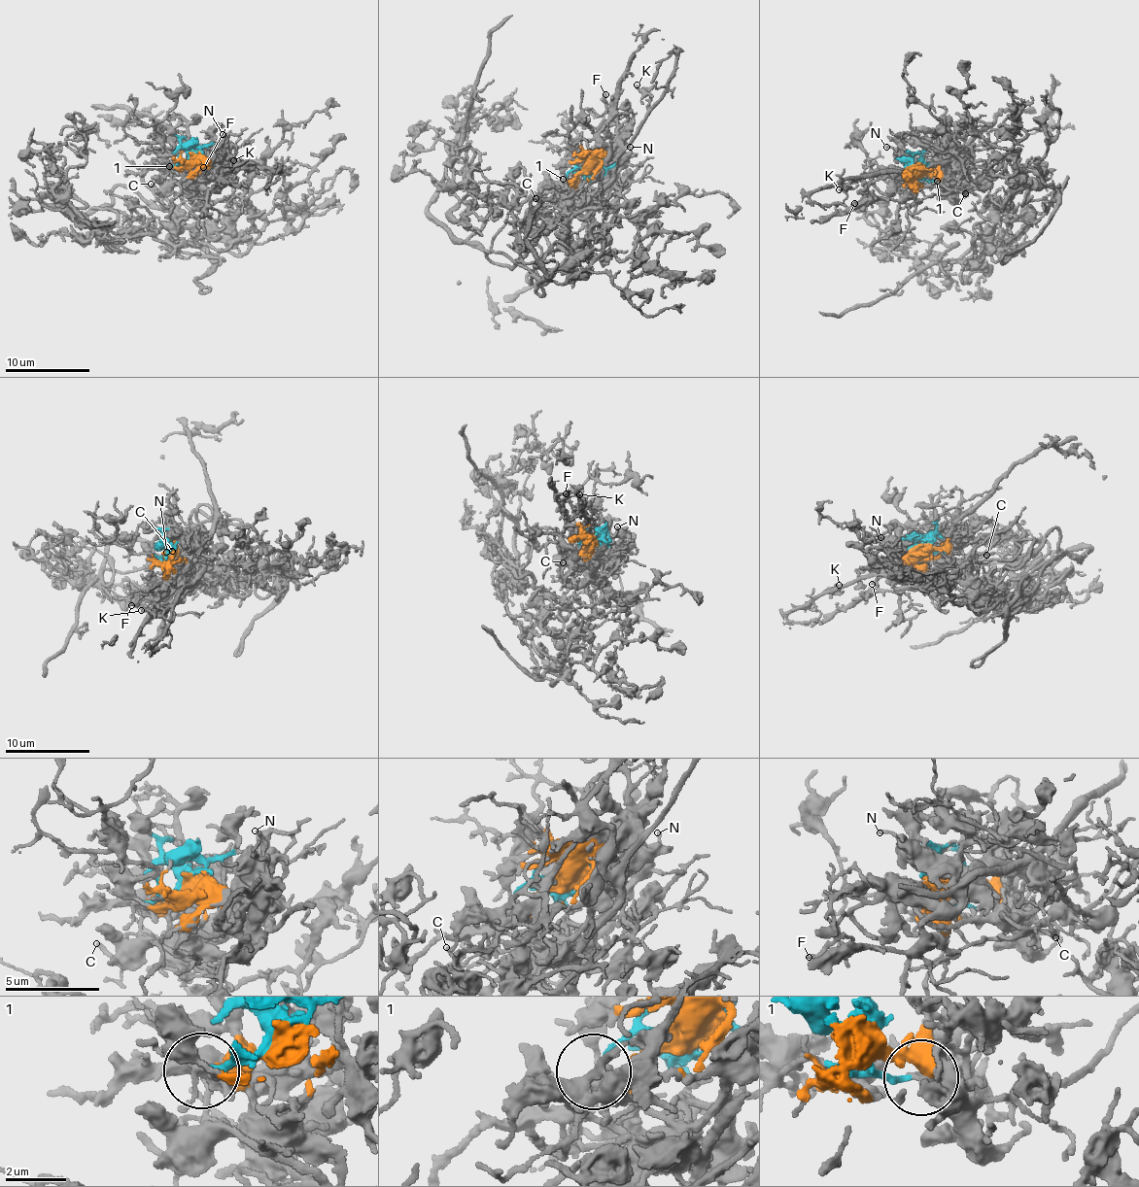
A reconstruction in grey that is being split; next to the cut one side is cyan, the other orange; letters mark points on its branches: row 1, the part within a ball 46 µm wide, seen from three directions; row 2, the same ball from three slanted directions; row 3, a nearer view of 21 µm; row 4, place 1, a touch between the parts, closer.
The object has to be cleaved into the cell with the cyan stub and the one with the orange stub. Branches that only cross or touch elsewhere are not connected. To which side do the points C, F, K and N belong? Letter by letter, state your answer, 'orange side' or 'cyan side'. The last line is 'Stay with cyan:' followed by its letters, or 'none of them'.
C: cyan side
F: orange side
K: orange side
N: orange side
Stay with cyan: C

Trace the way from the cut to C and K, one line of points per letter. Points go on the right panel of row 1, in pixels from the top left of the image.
C: (917, 167), (925, 179), (937, 181), (958, 200), (967, 196), (964, 194)
K: (917, 167), (912, 164), (905, 169), (899, 167), (895, 171), (881, 170), (852, 179), (849, 185), (838, 189)

